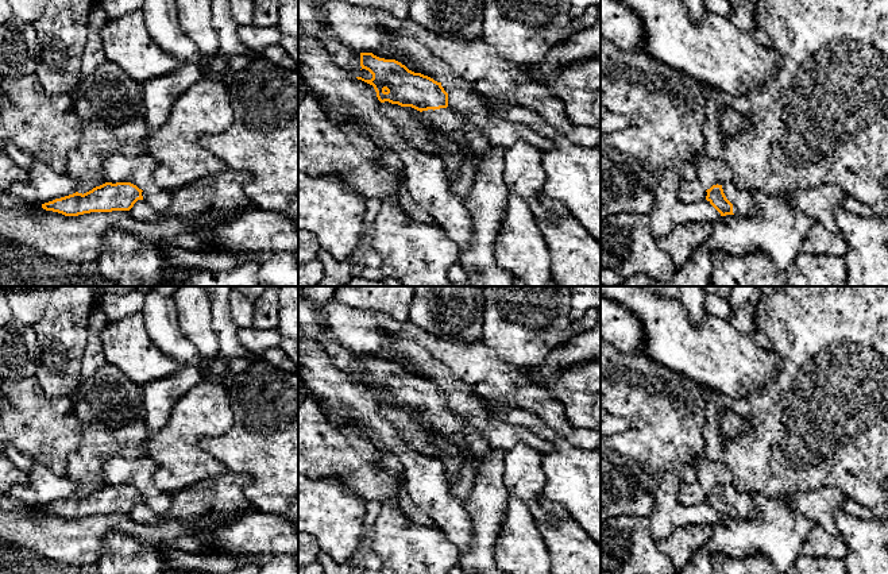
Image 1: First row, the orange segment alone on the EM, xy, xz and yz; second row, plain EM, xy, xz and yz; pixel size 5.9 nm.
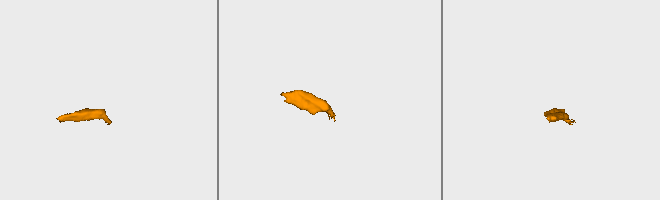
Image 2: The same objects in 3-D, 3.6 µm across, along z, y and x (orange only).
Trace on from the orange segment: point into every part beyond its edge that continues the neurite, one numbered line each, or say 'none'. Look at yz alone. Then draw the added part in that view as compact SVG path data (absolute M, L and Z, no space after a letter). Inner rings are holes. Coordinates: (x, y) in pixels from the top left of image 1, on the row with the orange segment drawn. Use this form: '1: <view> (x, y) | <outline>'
1: yz (742, 201) | M733 182L722 185L726 199L733 204L733 213L741 216L750 216L756 213L757 207L753 194L738 189Z

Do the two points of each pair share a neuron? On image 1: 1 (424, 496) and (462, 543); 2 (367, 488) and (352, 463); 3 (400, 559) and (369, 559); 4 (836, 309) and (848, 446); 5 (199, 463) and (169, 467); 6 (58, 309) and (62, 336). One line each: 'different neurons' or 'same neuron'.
1: same neuron
2: same neuron
3: different neurons
4: same neuron
5: same neuron
6: same neuron

